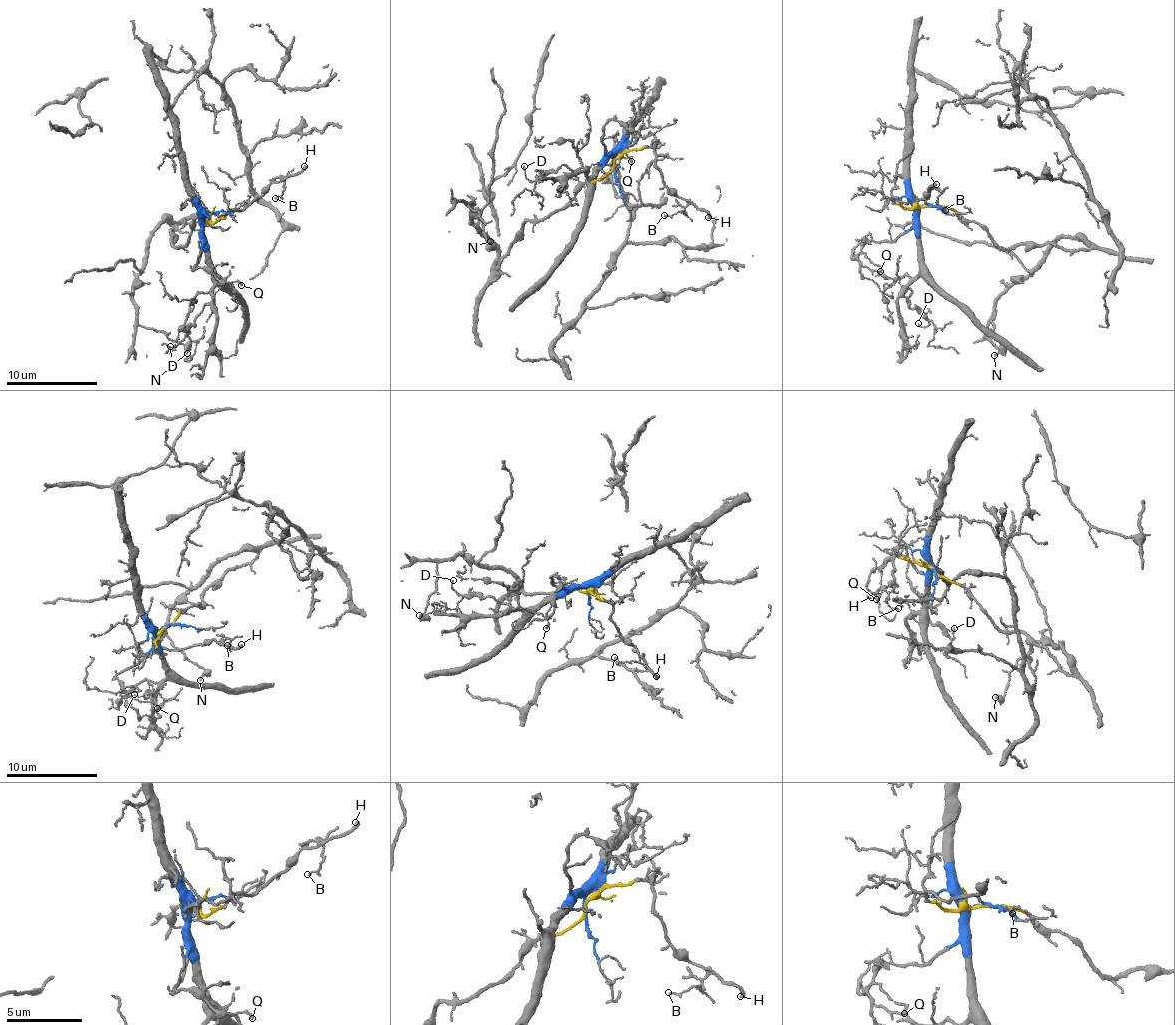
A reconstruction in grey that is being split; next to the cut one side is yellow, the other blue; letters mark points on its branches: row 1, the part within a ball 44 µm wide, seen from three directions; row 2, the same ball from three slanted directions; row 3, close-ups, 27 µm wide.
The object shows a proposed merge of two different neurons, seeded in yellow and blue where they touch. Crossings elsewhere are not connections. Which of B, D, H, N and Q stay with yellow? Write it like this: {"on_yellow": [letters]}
{"on_yellow": ["B", "H", "N"]}

